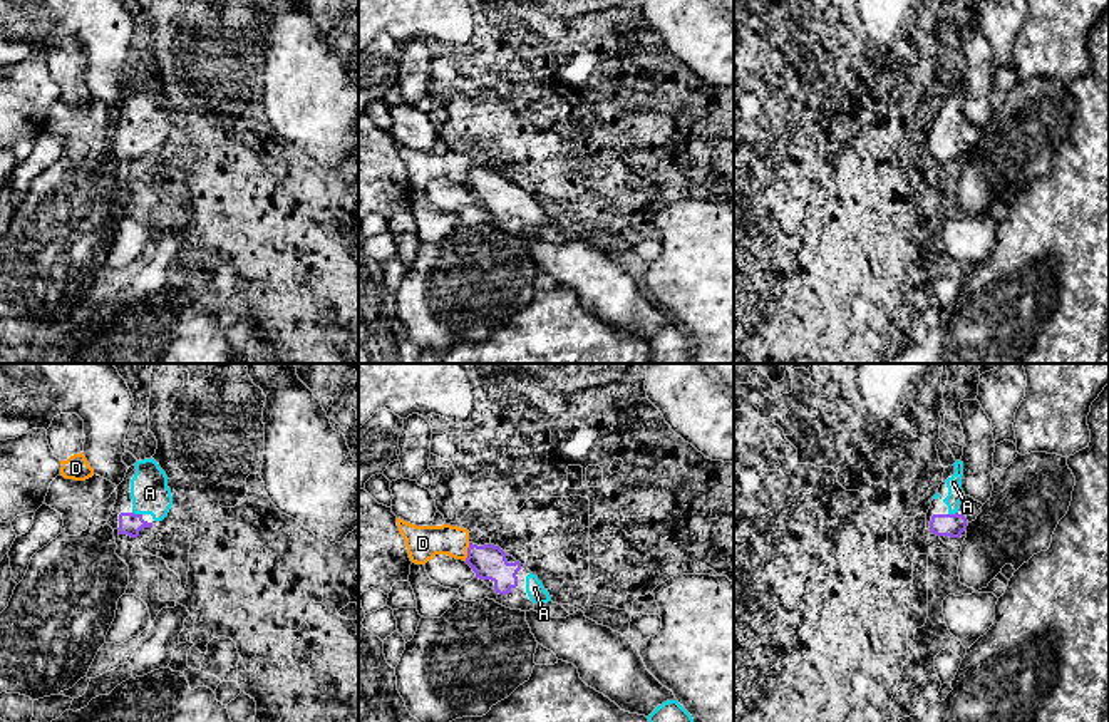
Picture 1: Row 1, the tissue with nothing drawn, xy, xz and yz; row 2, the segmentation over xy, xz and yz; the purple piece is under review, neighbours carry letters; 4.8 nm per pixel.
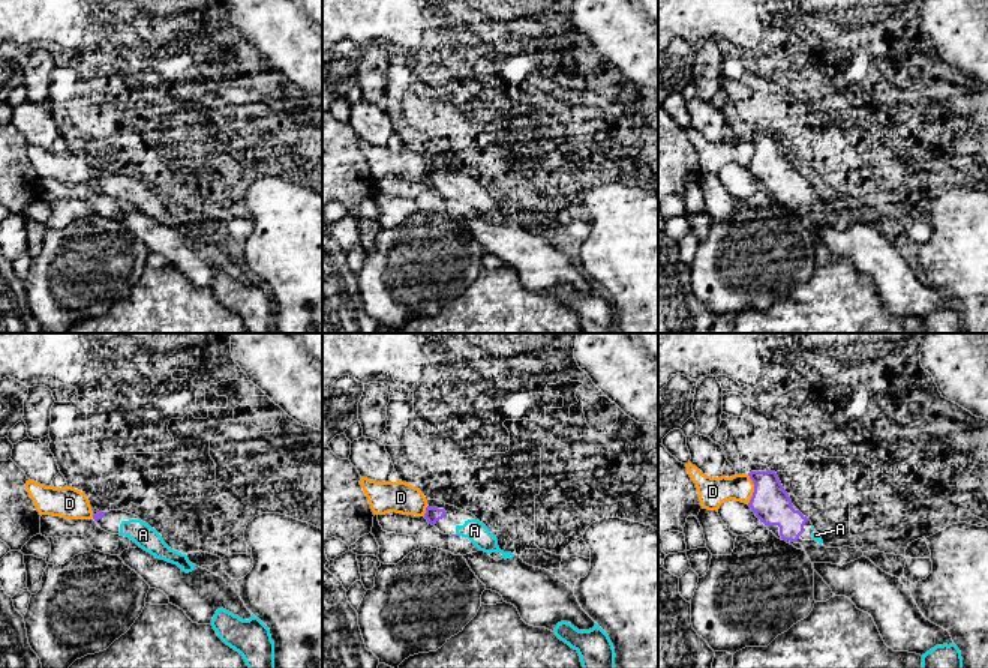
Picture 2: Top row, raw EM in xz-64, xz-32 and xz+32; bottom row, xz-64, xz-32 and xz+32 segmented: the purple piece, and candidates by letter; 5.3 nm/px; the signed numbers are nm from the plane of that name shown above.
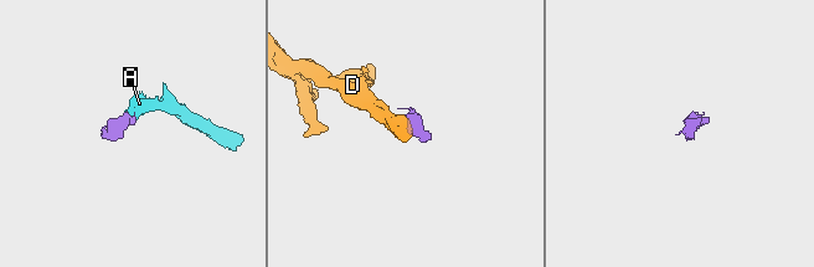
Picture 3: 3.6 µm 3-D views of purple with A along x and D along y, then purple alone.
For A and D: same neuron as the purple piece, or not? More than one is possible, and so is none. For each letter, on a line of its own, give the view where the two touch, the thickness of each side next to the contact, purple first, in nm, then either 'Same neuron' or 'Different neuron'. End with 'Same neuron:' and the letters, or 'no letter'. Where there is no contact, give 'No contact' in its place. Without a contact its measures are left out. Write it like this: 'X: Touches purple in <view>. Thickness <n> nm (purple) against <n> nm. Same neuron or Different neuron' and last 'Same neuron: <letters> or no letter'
A: Touches purple in yz. Thickness 110 nm (purple) against 70 nm. Same neuron
D: Touches purple in xz. Thickness 170 nm (purple) against 160 nm. Different neuron
Same neuron: A

